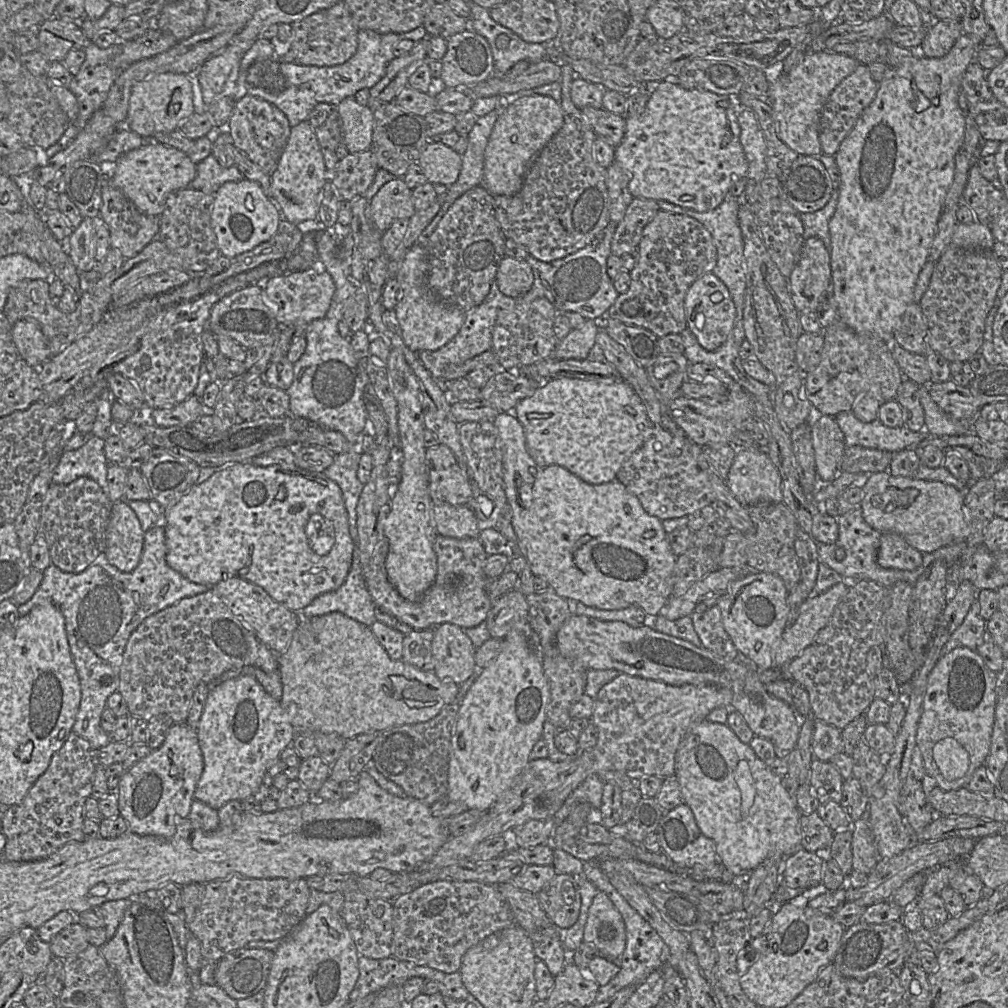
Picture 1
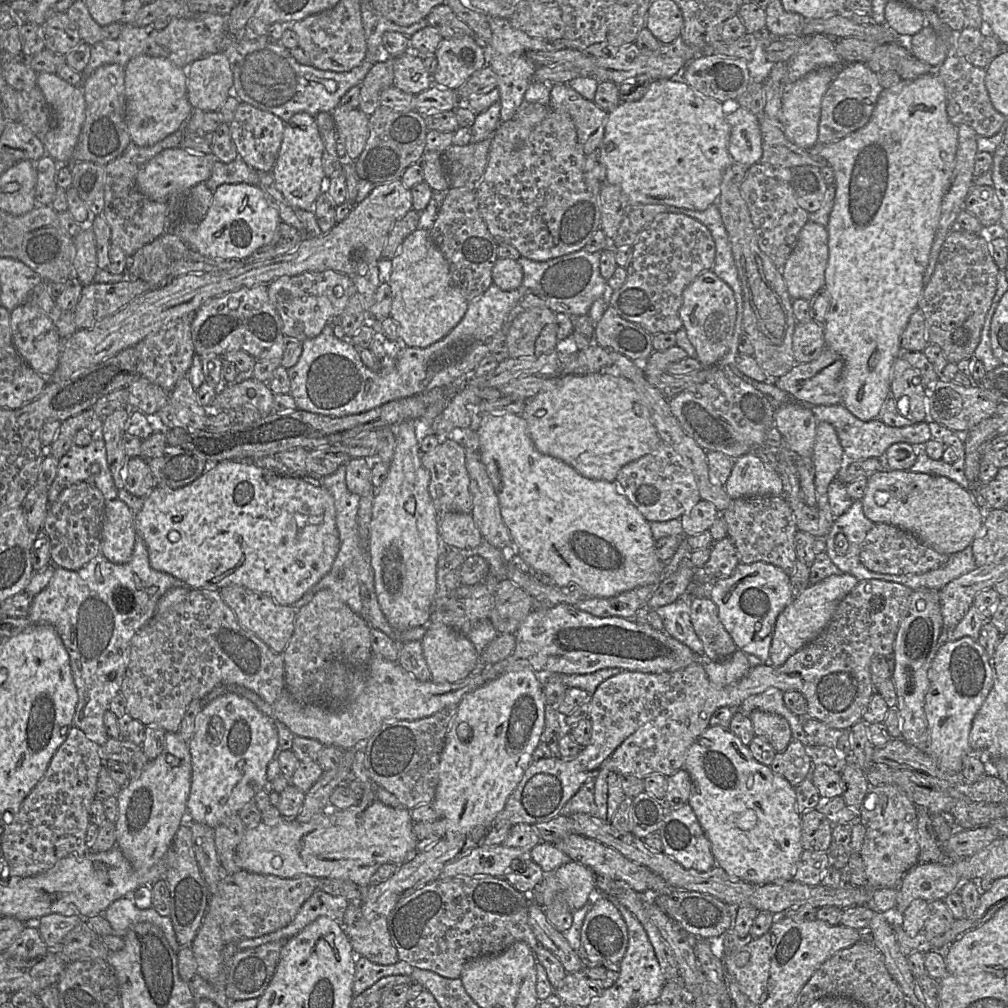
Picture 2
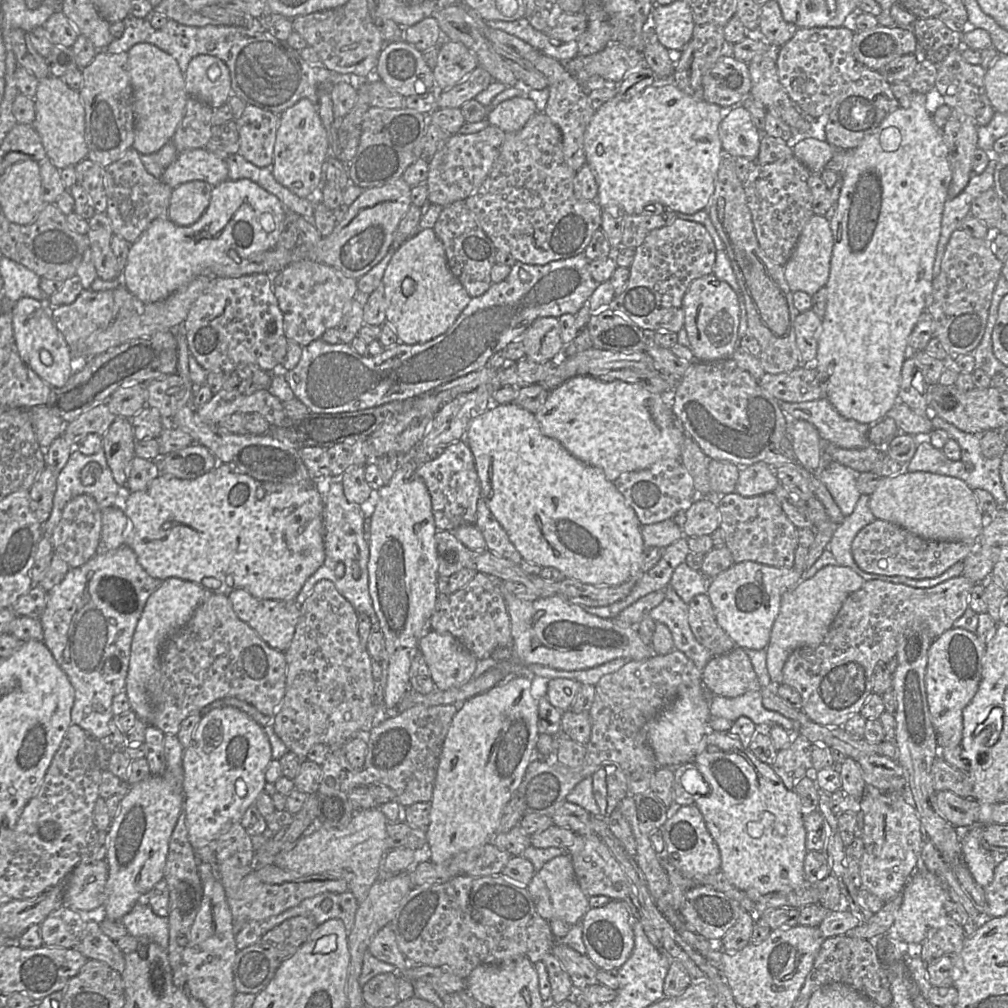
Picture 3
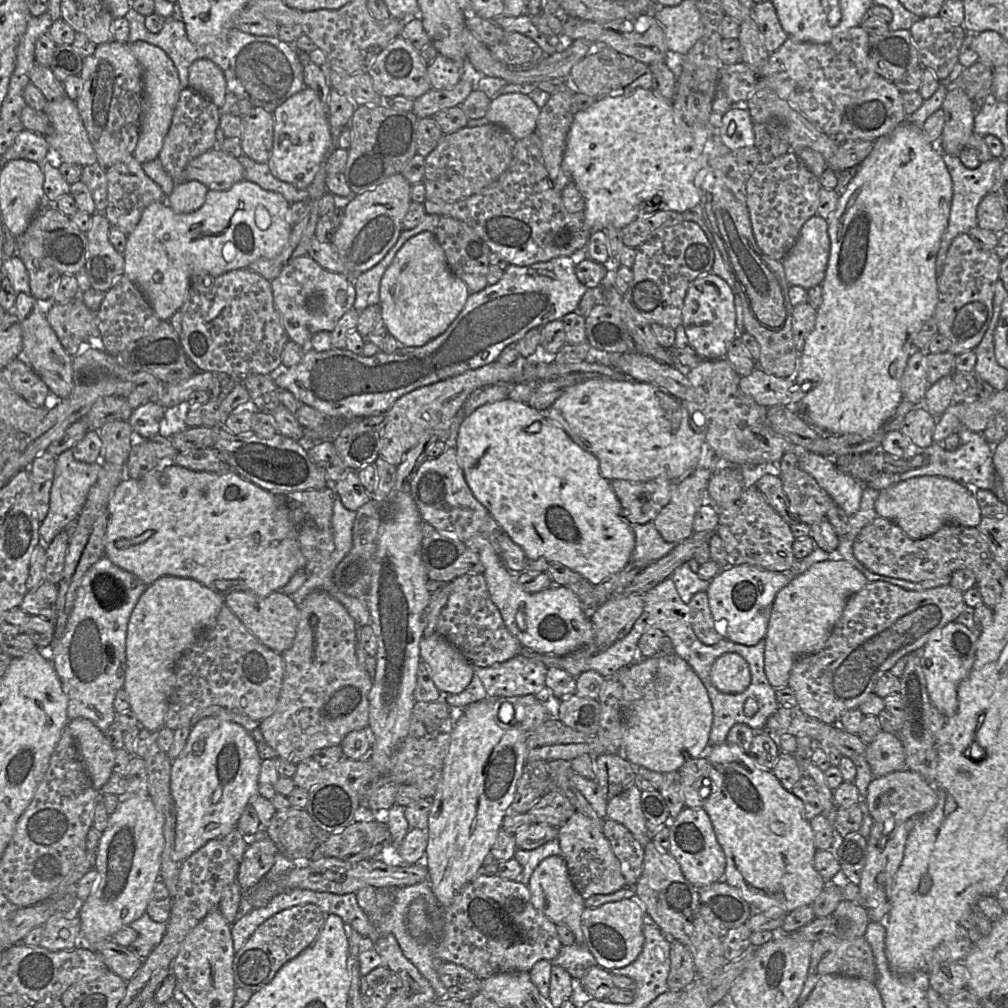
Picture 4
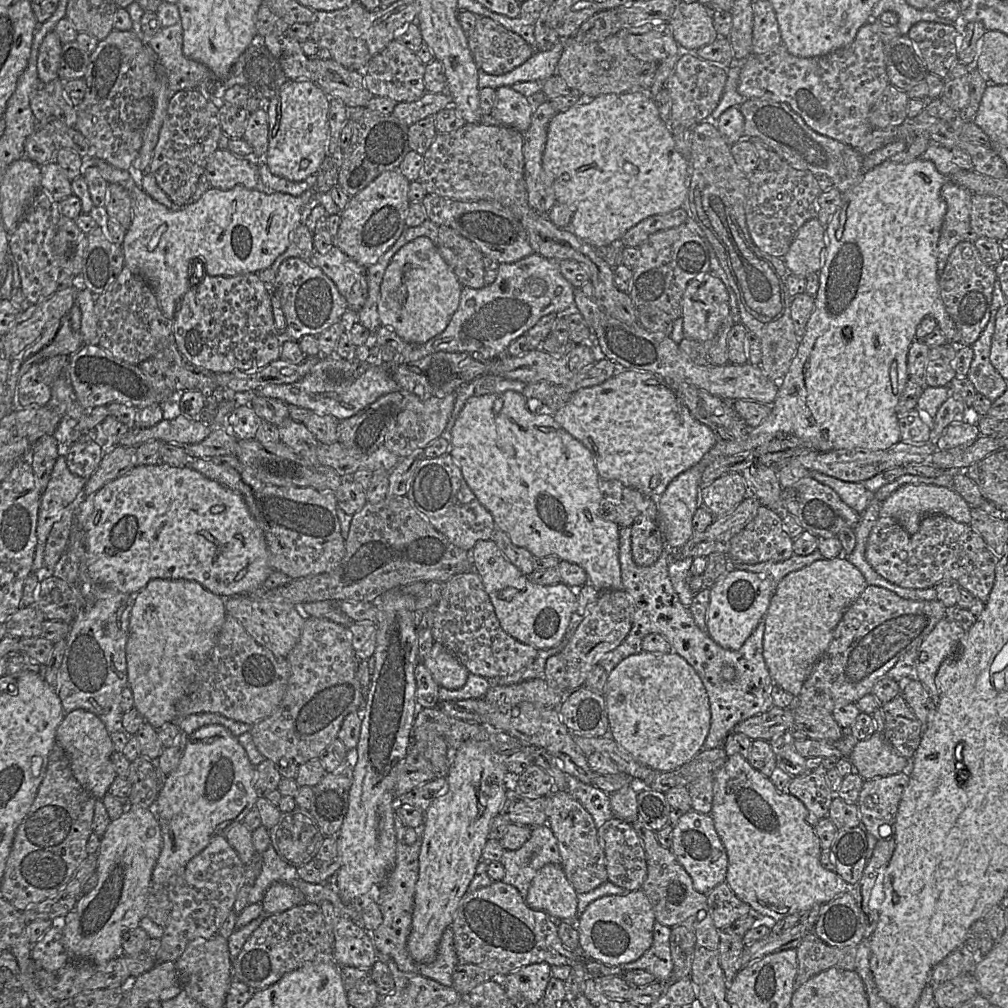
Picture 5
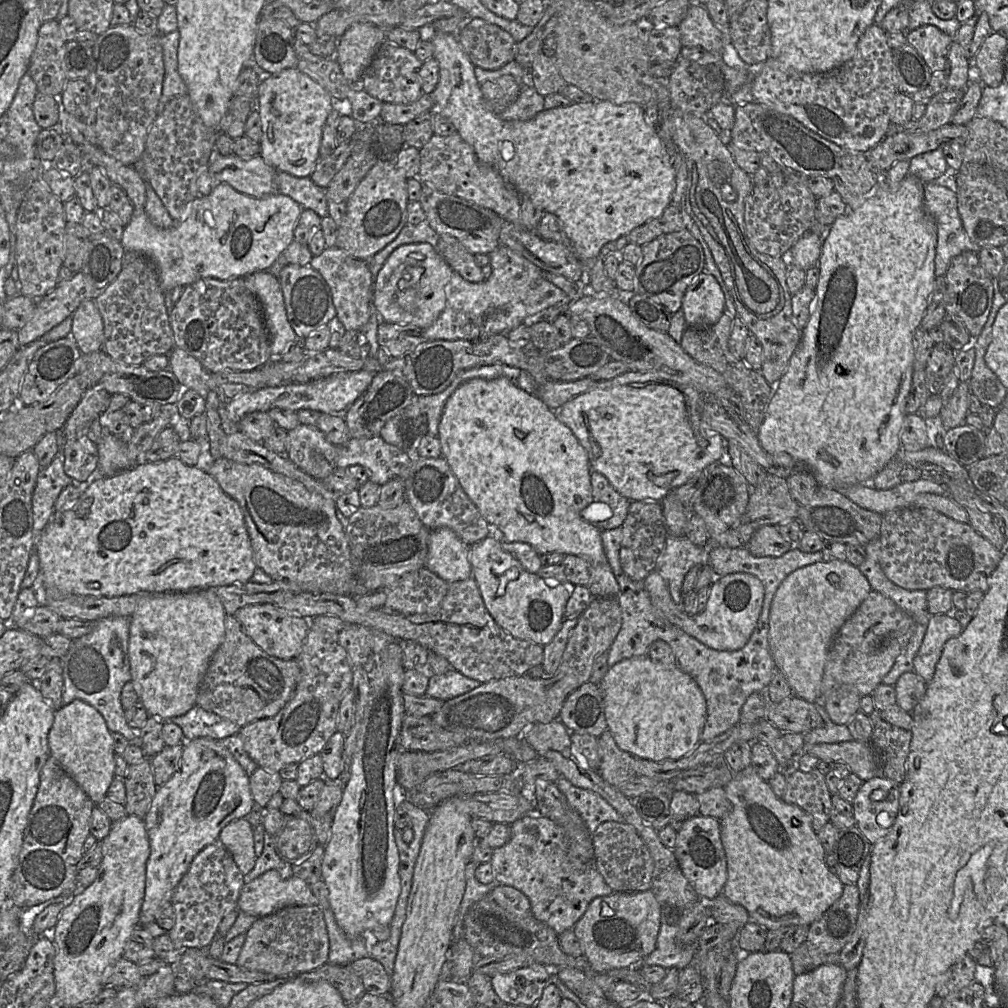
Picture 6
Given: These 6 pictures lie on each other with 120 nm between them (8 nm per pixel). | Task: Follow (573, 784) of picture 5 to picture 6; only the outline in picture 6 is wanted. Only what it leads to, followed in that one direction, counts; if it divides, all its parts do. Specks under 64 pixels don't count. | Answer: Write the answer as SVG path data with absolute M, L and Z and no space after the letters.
M562 775L555 783L569 805L582 817L591 834L604 822L624 822L617 810L596 792L577 787Z

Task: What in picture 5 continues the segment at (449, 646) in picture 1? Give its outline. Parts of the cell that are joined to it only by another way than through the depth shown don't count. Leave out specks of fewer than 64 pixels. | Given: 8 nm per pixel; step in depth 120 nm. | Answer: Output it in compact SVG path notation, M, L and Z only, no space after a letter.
M435 641L422 663L429 670L435 682L446 689L456 690L463 687L469 675L468 670L457 657Z

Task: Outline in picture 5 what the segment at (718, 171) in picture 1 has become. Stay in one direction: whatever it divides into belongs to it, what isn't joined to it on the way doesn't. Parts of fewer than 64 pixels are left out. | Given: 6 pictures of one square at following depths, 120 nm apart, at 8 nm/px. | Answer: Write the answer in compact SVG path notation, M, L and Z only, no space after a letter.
M635 90L625 93L611 93L597 96L589 103L578 103L565 111L558 112L550 121L547 140L542 156L542 166L551 181L556 202L566 205L571 211L569 229L581 240L593 247L607 246L618 241L633 226L655 214L671 212L683 204L690 184L690 165L677 150L674 137L667 125L660 118L655 100L646 91Z

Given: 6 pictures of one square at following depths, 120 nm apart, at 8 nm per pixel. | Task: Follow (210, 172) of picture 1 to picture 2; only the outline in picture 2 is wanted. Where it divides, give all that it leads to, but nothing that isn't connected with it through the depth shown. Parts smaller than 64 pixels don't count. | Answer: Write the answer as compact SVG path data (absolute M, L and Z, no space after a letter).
M240 157L230 163L224 163L217 158L213 158L212 174L205 184L214 193L220 185L225 183L259 185L258 172Z

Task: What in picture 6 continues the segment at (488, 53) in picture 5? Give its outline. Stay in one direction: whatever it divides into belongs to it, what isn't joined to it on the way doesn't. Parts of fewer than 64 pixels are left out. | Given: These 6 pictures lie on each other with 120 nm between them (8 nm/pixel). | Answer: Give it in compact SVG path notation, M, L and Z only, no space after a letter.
M469 18L457 39L474 66L497 70L514 60L516 41L507 31L480 18Z

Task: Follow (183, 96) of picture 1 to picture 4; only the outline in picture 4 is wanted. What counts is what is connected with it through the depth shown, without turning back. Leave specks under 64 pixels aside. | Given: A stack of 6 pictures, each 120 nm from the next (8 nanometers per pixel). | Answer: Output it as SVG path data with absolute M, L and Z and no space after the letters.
M137 41L130 44L130 49L142 69L143 99L140 132L133 157L143 164L158 157L169 131L182 88L173 61L161 48L145 41Z

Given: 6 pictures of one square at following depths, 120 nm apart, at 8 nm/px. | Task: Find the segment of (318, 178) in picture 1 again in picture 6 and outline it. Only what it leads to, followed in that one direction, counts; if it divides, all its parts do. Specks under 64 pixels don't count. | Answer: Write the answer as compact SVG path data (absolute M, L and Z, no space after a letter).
M288 68L283 71L262 77L256 96L256 107L261 118L262 137L260 140L261 156L264 161L278 171L290 173L296 177L310 177L320 155L319 149L323 127L332 111L333 98L315 80L302 73L297 68Z

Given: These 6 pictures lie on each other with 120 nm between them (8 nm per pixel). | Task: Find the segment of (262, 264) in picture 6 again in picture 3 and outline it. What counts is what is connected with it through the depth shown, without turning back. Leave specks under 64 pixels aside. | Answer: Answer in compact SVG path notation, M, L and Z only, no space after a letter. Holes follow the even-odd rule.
M49 75L38 80L34 97L36 116L32 125L42 140L47 158L57 169L75 166L88 155L85 139L85 110L80 93L71 89L60 77ZM249 179L226 180L212 188L209 206L197 222L178 226L169 218L153 220L137 241L129 248L122 271L126 288L144 304L157 302L184 287L213 265L240 262L252 255L276 247L283 229L286 209L281 201Z

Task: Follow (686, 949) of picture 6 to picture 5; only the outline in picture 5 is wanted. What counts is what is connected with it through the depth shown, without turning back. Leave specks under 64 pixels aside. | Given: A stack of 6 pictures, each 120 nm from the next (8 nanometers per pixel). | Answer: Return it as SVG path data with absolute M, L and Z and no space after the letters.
M656 921L653 927L653 942L639 959L631 963L619 965L623 970L645 970L651 973L656 981L670 983L672 981L673 962L670 953L671 928Z

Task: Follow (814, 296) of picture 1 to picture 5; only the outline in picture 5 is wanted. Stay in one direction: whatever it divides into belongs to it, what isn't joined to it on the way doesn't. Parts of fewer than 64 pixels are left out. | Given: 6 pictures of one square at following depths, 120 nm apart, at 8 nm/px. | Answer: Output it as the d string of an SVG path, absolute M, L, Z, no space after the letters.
M817 218L806 221L796 232L789 250L783 257L789 273L806 278L819 273L826 248L825 227Z

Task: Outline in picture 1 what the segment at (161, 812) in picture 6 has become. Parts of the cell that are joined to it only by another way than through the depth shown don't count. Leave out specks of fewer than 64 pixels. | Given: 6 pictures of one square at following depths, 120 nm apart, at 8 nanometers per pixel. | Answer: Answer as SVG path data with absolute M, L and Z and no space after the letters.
M248 675L226 680L209 691L196 732L204 766L194 799L216 811L231 800L241 801L254 795L269 767L296 737L289 715L280 701L272 698L255 678Z

